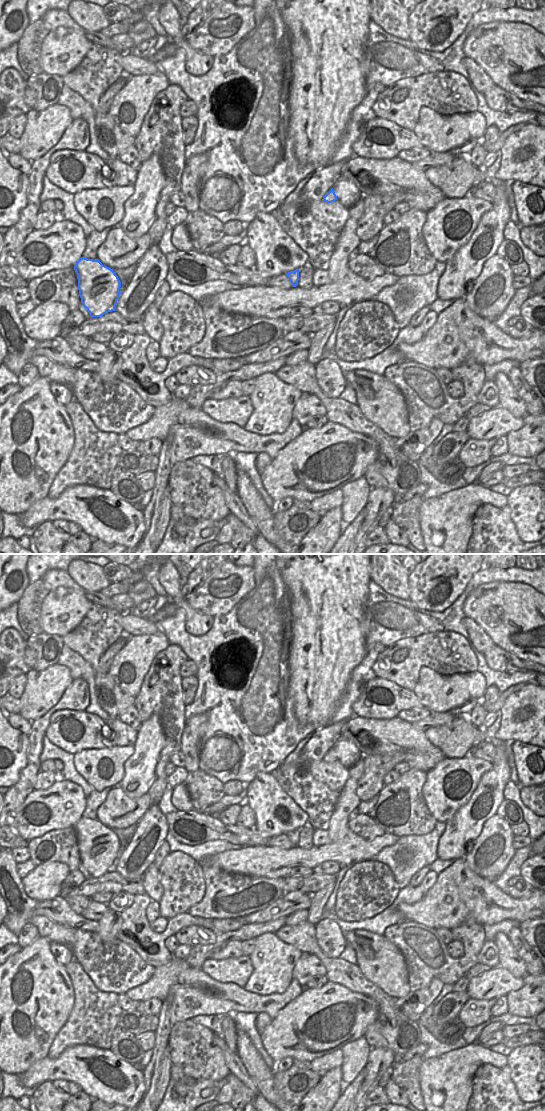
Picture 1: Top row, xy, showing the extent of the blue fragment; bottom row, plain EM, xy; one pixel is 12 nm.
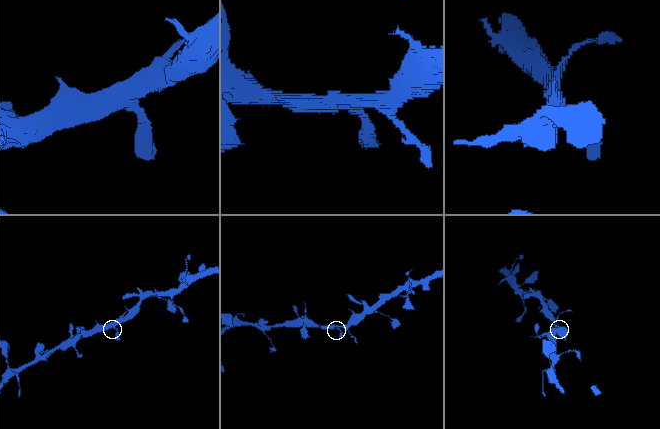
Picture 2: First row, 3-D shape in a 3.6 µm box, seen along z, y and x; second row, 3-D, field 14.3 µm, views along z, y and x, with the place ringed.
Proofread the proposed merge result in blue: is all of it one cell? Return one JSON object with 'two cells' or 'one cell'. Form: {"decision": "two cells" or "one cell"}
{"decision": "one cell"}

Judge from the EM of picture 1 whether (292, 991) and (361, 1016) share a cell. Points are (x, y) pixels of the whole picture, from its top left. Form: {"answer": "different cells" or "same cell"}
{"answer": "different cells"}

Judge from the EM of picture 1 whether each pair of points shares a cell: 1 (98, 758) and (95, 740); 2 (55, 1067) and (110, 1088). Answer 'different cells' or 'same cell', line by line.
1: different cells
2: same cell

